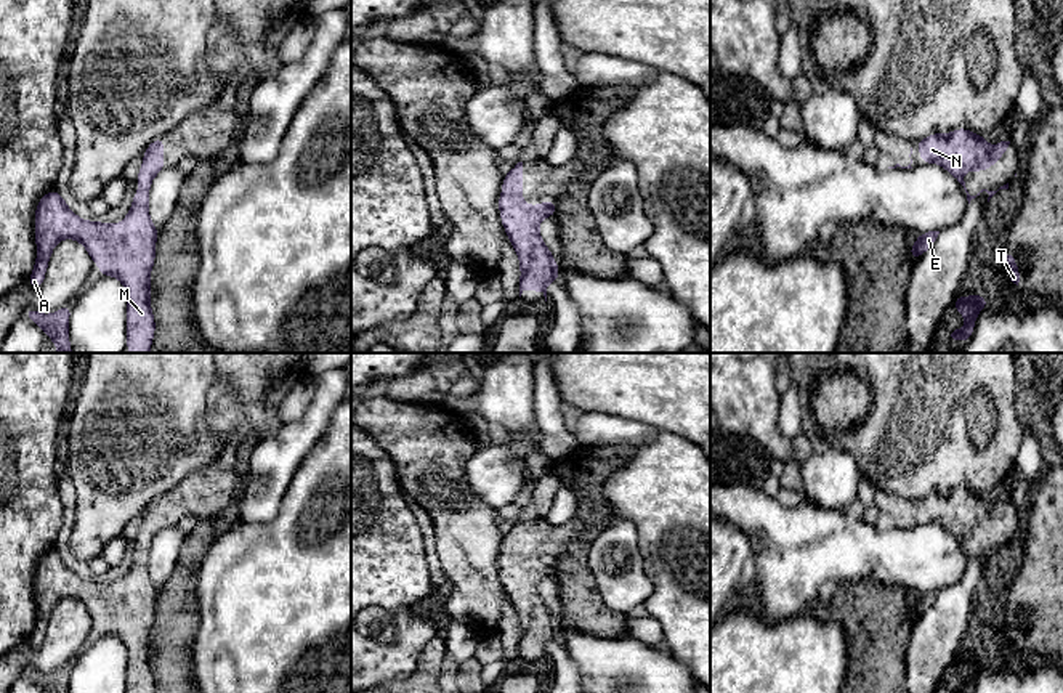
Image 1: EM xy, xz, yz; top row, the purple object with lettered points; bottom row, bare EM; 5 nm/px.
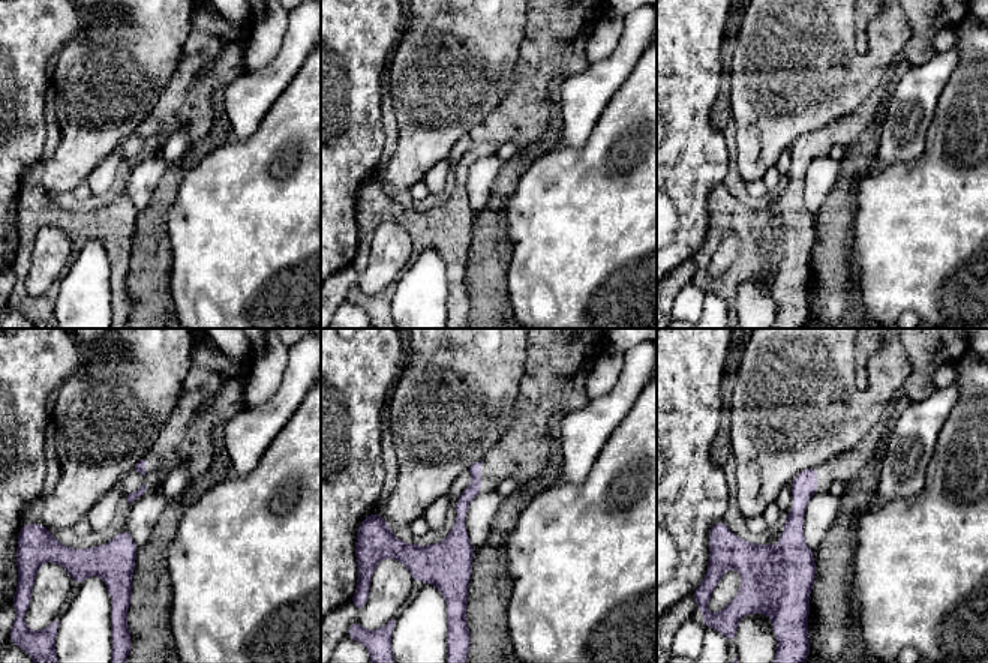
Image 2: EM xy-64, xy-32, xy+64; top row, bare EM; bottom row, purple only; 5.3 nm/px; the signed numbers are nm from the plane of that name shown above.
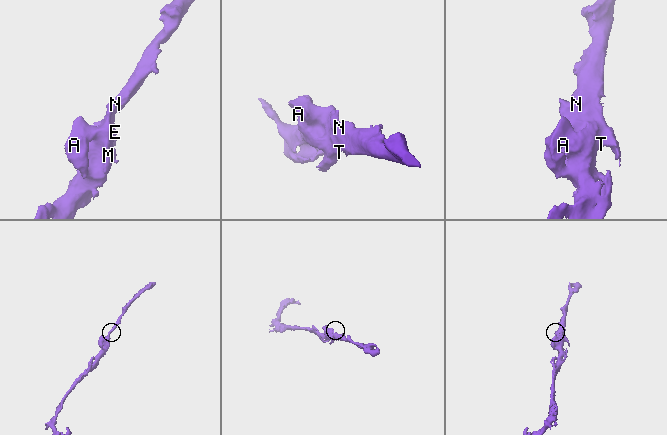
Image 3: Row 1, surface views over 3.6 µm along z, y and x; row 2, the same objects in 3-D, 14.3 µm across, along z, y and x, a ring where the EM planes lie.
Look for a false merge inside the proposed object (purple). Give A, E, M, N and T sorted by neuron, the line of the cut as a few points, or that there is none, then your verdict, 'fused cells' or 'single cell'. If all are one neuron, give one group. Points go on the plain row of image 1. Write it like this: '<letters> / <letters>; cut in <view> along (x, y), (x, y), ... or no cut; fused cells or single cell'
A E M N T; no cut; single cell

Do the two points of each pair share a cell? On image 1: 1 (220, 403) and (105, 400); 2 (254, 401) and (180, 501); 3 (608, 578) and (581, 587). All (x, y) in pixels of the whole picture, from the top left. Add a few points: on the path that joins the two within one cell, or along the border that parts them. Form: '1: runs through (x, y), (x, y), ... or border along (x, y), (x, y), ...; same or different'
1: border along (214, 385), (207, 393), (207, 424), (225, 437); different
2: runs through (236, 427), (226, 461), (206, 482); same
3: border along (587, 546), (595, 587), (616, 613); different

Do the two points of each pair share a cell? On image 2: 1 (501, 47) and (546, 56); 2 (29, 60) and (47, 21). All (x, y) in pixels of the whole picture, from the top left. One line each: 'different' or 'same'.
1: different
2: same

